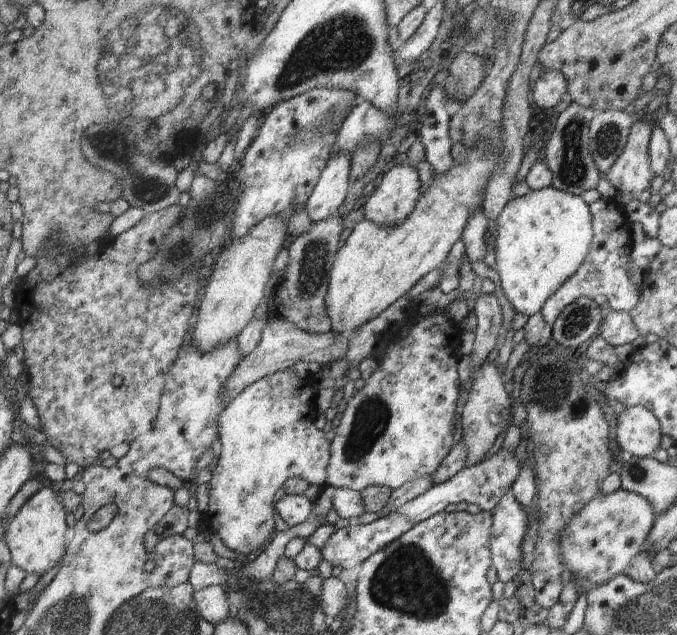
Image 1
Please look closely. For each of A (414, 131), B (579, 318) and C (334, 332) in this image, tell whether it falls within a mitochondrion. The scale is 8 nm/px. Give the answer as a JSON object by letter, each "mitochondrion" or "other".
{"A":"other","B":"mitochondrion","C":"other"}

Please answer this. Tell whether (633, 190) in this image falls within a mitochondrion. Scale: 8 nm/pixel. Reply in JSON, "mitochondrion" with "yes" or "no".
{"mitochondrion":"no"}

